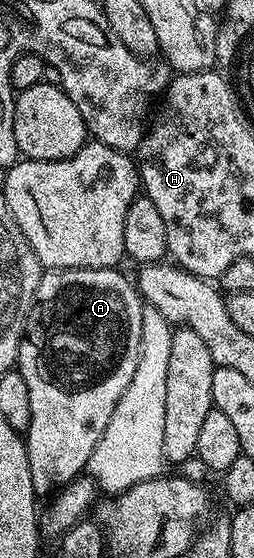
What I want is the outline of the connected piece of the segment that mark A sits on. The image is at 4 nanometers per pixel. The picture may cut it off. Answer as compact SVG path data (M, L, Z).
M113 267L75 271L46 269L40 277L16 364L28 384L32 404L32 421L24 433L24 442L35 496L53 496L86 471L92 449L96 449L104 429L108 429L112 409L124 397L124 389L128 389L138 368L144 300L137 286L120 272Z

